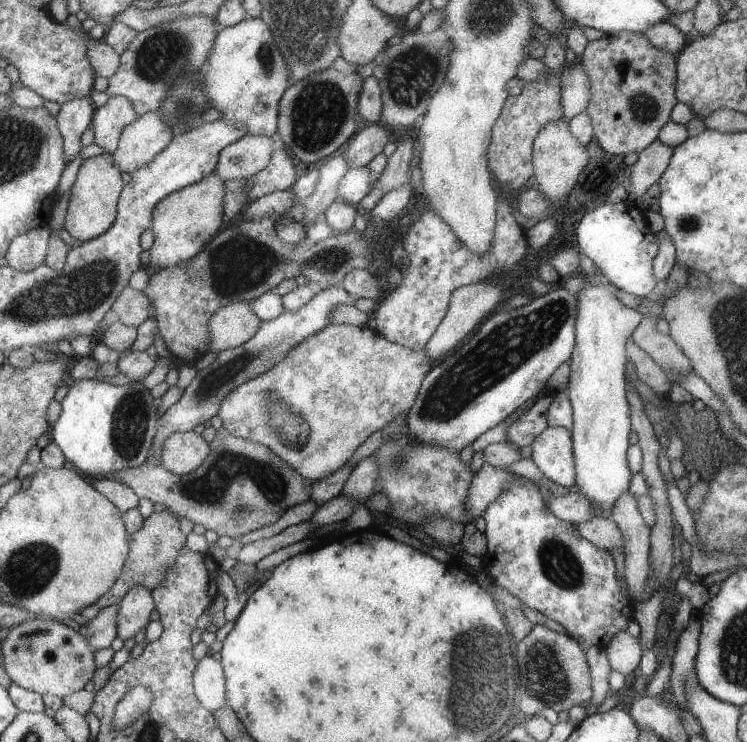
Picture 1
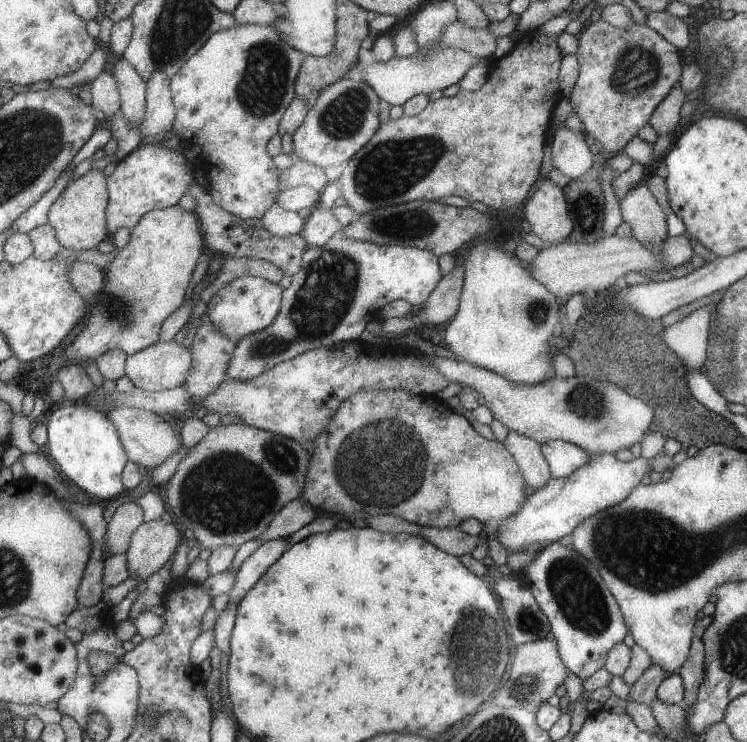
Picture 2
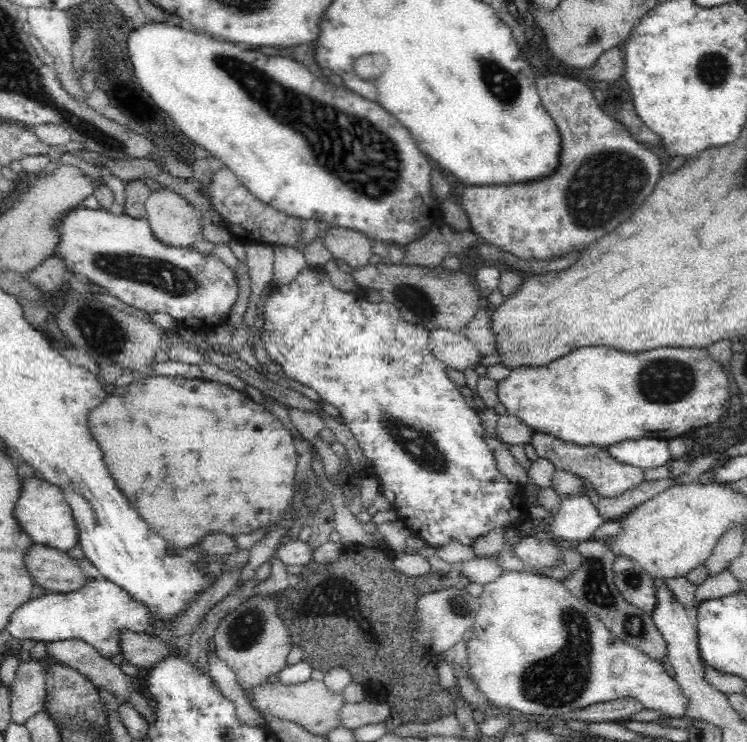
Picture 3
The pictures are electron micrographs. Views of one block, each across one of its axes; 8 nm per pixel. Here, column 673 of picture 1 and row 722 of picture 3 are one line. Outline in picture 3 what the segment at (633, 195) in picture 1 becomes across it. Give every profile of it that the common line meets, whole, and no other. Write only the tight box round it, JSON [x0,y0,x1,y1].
[46,639,156,724]

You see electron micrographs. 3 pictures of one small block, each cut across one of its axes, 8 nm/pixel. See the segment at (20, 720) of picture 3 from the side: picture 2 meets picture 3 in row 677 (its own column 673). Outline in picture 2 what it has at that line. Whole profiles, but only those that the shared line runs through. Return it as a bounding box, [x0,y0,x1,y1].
[644,11,693,50]

